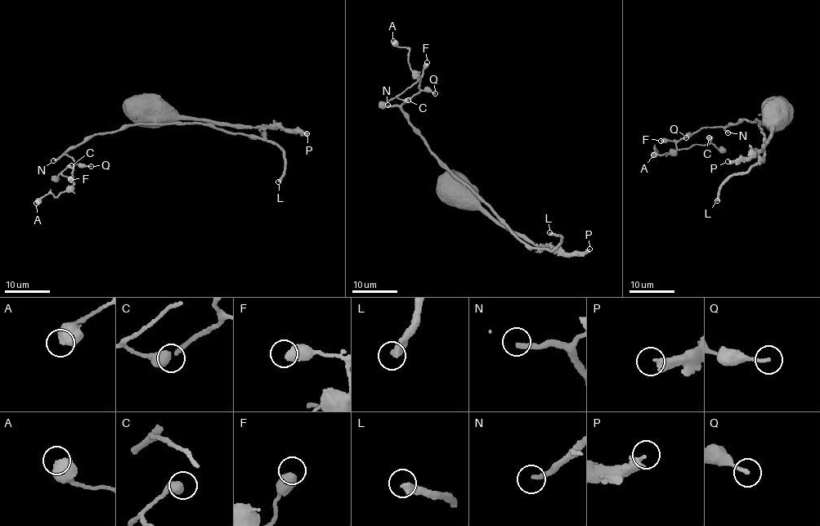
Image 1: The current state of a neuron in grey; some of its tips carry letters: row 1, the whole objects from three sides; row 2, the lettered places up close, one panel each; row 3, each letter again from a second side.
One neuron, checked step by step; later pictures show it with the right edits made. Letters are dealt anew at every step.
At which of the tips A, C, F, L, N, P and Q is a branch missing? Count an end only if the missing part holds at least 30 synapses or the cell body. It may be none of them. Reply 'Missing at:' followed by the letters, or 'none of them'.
Missing at: L, N

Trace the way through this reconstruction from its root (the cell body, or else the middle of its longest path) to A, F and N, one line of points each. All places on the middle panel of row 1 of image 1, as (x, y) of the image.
A: (465, 191), (402, 112), (401, 105), (418, 93), (421, 78), (410, 69), (409, 49), (393, 41)
F: (465, 191), (462, 183), (432, 152), (401, 108), (418, 93), (423, 69), (427, 62)
N: (465, 191), (462, 183), (432, 152), (402, 109), (387, 105)

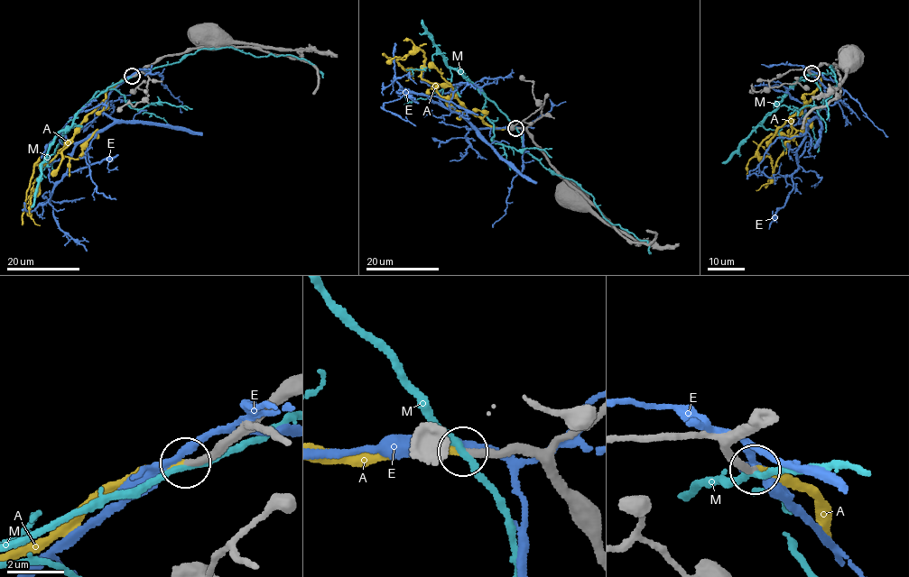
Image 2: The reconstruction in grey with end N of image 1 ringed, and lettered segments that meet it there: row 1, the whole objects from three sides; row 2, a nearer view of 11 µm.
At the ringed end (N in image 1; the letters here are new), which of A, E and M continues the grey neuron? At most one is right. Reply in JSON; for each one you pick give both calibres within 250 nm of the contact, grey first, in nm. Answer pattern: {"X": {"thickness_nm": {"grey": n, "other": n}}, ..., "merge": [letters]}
{"A": {"thickness_nm": {"grey": 260, "other": 280}}, "merge": ["A"]}

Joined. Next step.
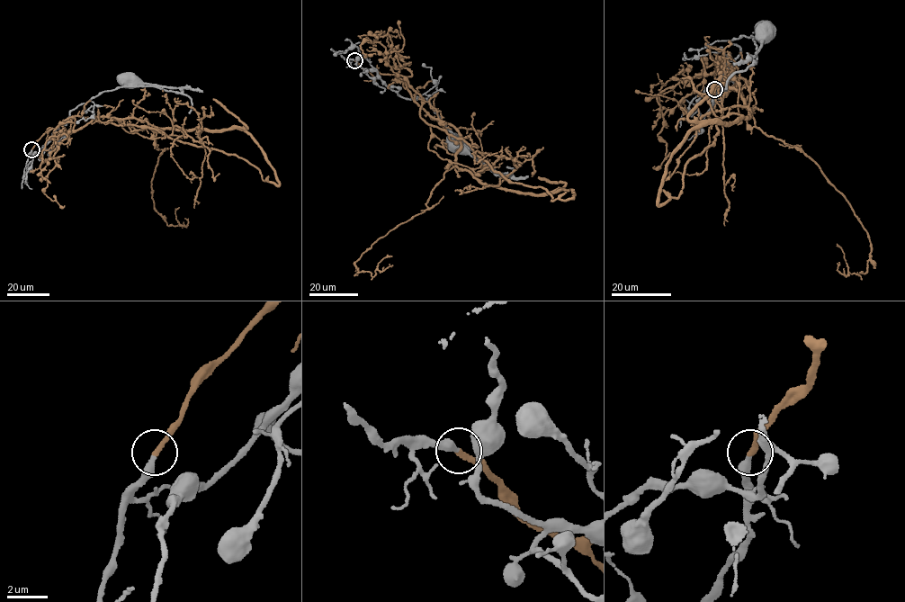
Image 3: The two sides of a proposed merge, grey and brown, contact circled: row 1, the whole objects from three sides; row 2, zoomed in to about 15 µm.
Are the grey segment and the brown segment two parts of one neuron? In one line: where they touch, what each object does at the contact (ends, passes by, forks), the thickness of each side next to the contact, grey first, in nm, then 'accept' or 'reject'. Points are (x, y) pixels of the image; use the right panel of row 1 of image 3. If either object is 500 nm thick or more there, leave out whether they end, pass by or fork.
place (714, 89); grey ends; brown ends; calibres 360 and 280 nm; accept

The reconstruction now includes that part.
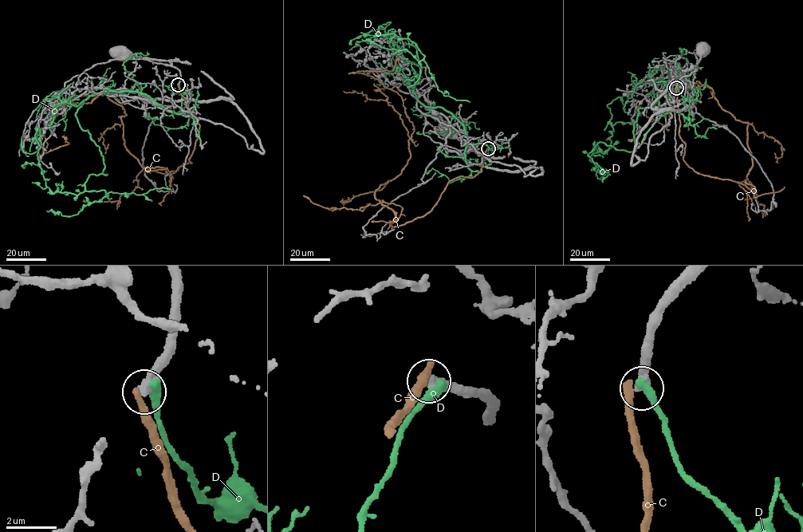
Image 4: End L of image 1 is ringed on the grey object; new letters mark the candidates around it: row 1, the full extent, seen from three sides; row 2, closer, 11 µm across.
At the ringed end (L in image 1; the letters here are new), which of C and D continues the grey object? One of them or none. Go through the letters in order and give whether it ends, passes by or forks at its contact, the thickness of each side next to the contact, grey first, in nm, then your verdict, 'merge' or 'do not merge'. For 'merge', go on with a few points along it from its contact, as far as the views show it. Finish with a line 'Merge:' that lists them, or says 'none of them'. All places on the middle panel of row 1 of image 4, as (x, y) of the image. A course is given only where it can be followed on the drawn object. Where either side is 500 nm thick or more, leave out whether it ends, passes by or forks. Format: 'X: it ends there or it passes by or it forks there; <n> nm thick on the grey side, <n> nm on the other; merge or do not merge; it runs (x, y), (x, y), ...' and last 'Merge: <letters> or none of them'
C: it ends there; 380 nm thick on the grey side, 320 nm on the other; do not merge
D: it ends there; 440 nm thick on the grey side, 360 nm on the other; do not merge
Merge: none of them

